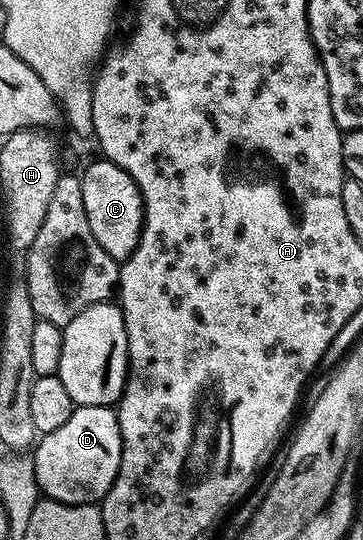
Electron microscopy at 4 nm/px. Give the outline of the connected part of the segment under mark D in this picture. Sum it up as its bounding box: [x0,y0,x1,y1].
[31,405,121,505]

